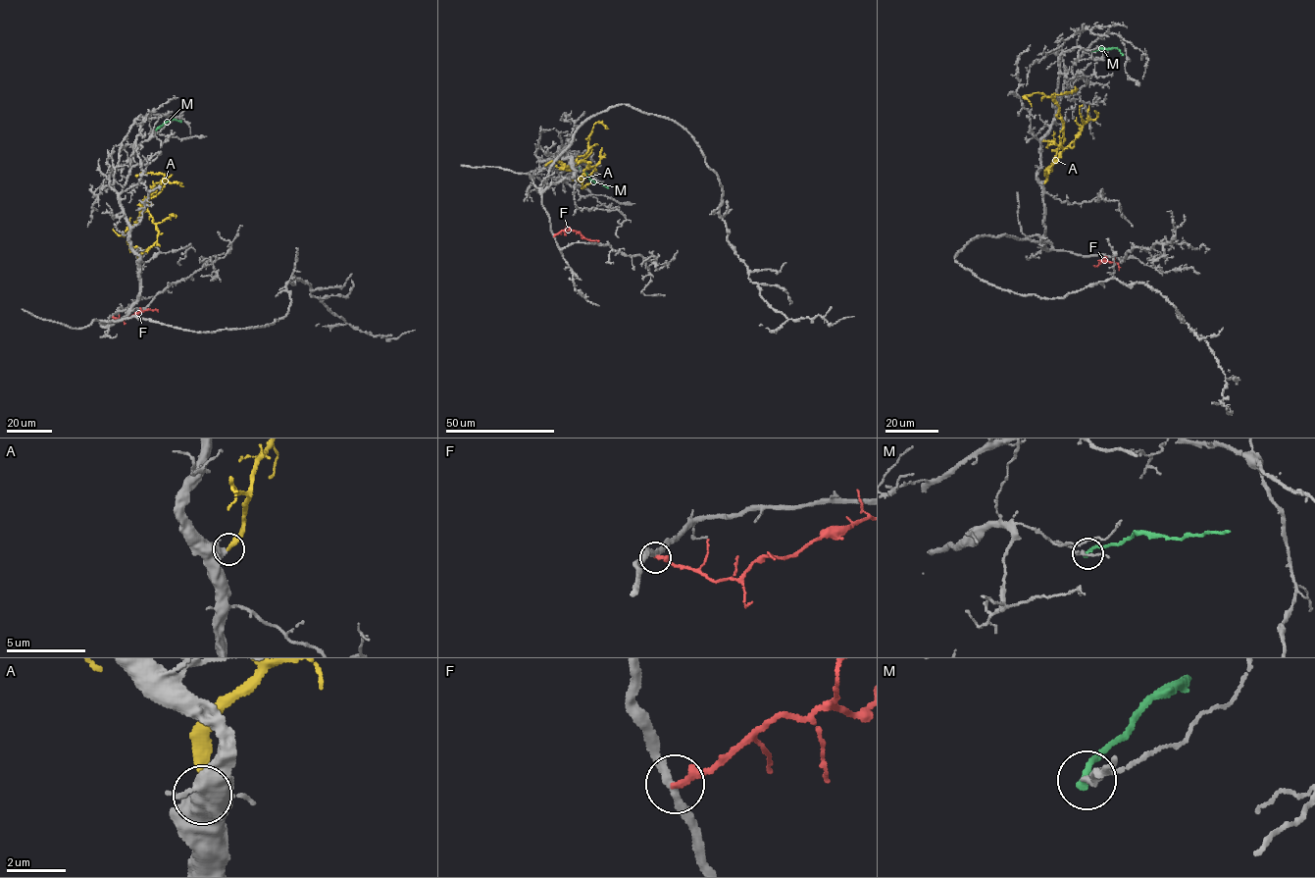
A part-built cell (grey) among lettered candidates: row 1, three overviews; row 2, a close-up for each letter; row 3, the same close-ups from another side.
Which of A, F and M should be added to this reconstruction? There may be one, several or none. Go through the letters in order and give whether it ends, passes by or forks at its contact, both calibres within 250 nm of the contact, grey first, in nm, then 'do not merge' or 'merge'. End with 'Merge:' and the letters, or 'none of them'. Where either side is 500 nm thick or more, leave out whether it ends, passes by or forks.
A: it ends there; 440 nm thick on the grey side, 320 nm on the other; merge
F: it ends there; 300 nm thick on the grey side, 320 nm on the other; do not merge
M: it ends there; 150 nm thick on the grey side, 260 nm on the other; do not merge
Merge: A

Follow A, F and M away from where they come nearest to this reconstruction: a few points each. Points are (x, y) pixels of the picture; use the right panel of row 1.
A: (1044, 182), (1064, 139), (1064, 123), (1059, 106), (1051, 97), (1041, 93), (1023, 95), (1031, 106)
F: (1106, 256), (1099, 263), (1117, 263), (1118, 270)
M: (1091, 52), (1115, 48), (1123, 55)

